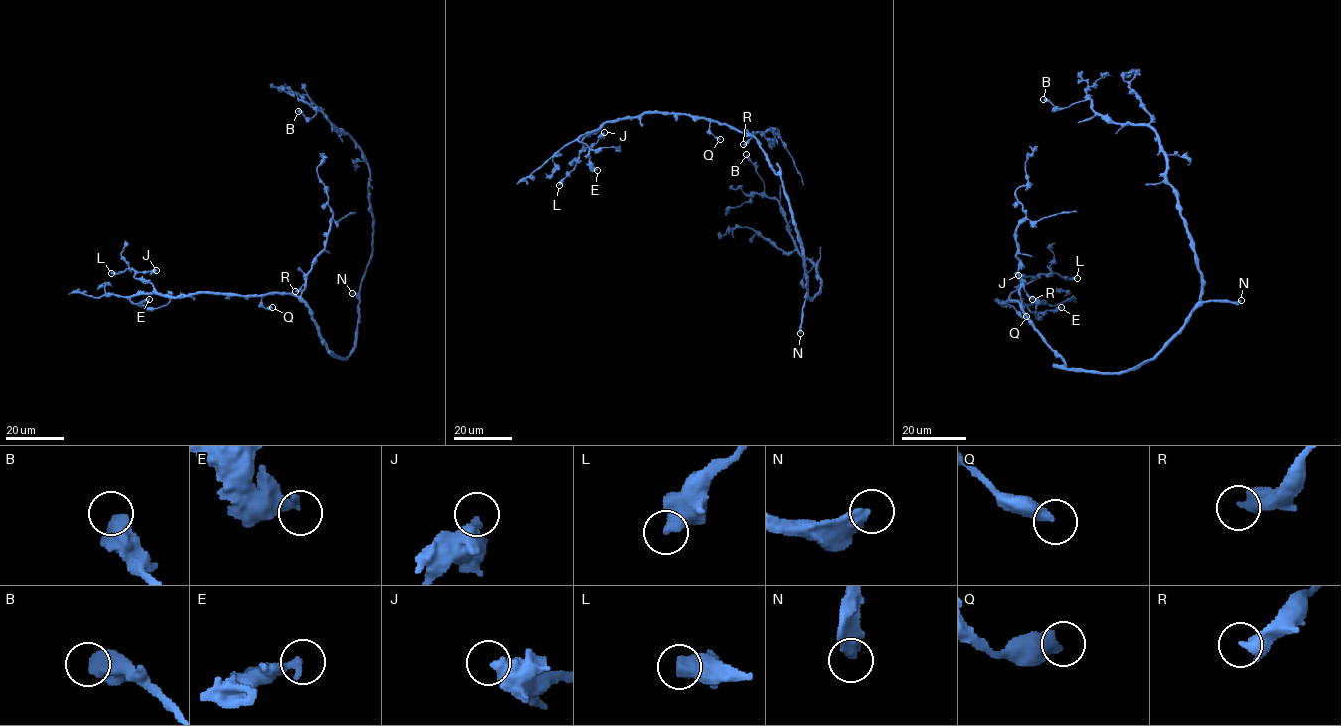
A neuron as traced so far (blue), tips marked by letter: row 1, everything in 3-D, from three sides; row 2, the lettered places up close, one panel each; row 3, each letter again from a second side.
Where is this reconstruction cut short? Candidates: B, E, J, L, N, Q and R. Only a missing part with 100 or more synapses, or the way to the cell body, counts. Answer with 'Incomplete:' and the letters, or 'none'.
Incomplete: N

